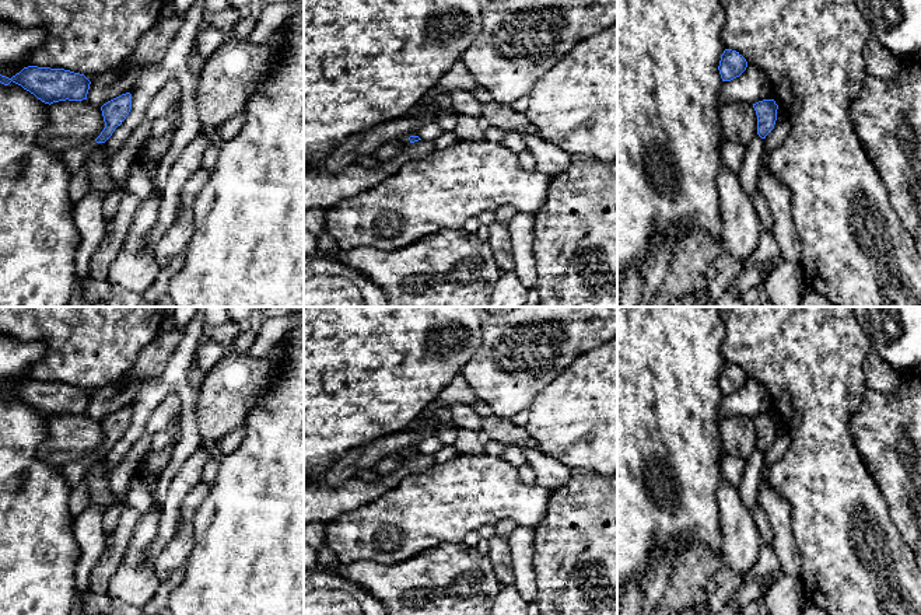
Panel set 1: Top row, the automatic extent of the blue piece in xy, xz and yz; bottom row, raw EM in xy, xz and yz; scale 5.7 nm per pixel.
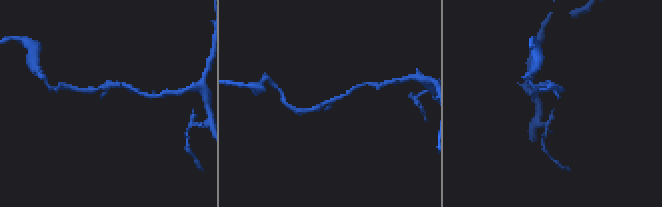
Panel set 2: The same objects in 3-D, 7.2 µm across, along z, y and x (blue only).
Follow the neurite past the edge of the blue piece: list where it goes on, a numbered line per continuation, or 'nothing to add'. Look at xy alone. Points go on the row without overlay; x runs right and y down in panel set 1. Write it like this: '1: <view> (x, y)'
1: xy (74, 472)

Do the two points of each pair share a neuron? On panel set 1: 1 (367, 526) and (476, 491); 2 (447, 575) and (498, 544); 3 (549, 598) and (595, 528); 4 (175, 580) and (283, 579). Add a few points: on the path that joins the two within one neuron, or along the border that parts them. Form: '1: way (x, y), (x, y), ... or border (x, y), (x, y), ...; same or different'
1: way (394, 524), (450, 500); same
2: border (487, 555), (496, 577), (503, 584); different
3: way (566, 582), (566, 573), (581, 555), (584, 545); same
4: border (186, 566), (184, 580), (167, 600); different

